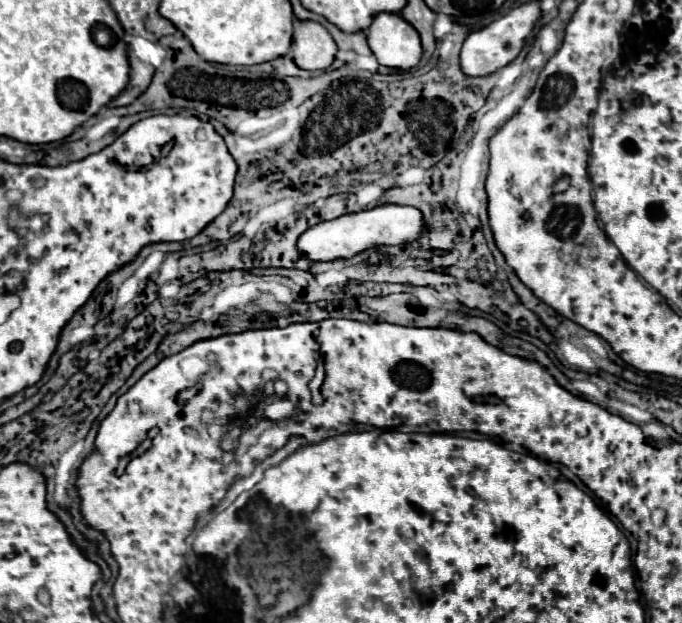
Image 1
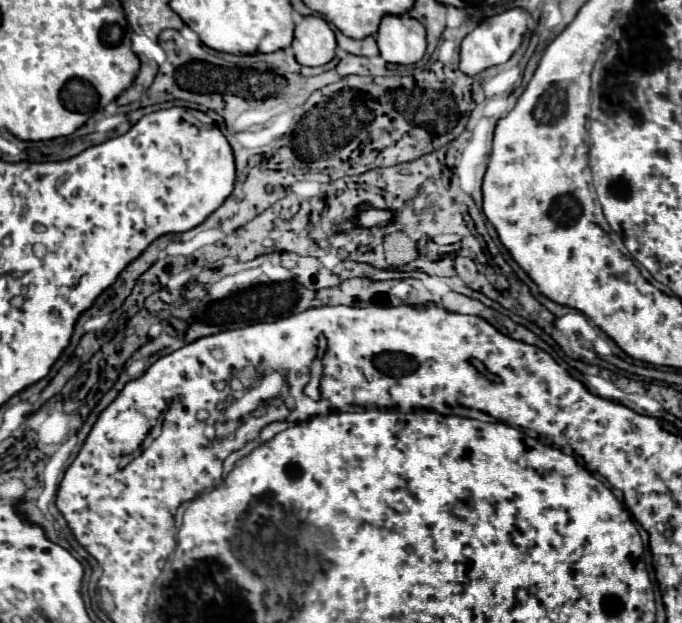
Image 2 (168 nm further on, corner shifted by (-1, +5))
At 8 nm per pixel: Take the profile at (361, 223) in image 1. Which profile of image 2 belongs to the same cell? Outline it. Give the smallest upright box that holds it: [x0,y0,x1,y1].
[358,205,392,227]

